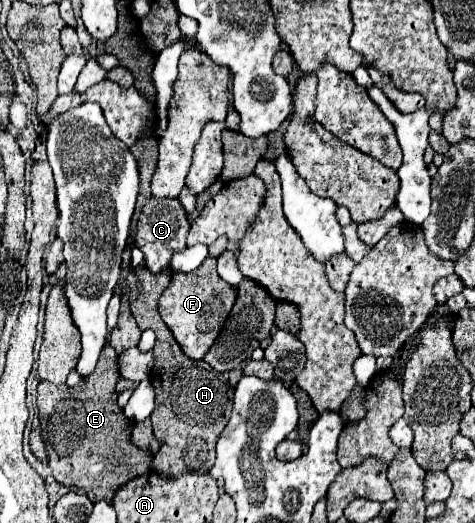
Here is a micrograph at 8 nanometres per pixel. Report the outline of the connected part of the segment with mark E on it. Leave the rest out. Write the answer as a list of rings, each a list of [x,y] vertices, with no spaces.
[[[104,346],[94,372],[84,376],[78,386],[70,388],[68,384],[52,384],[48,380],[38,384],[36,406],[52,476],[64,486],[84,490],[92,502],[110,502],[120,486],[152,468],[152,456],[130,442],[132,422],[116,404],[114,386],[118,378],[118,354],[112,346]]]

